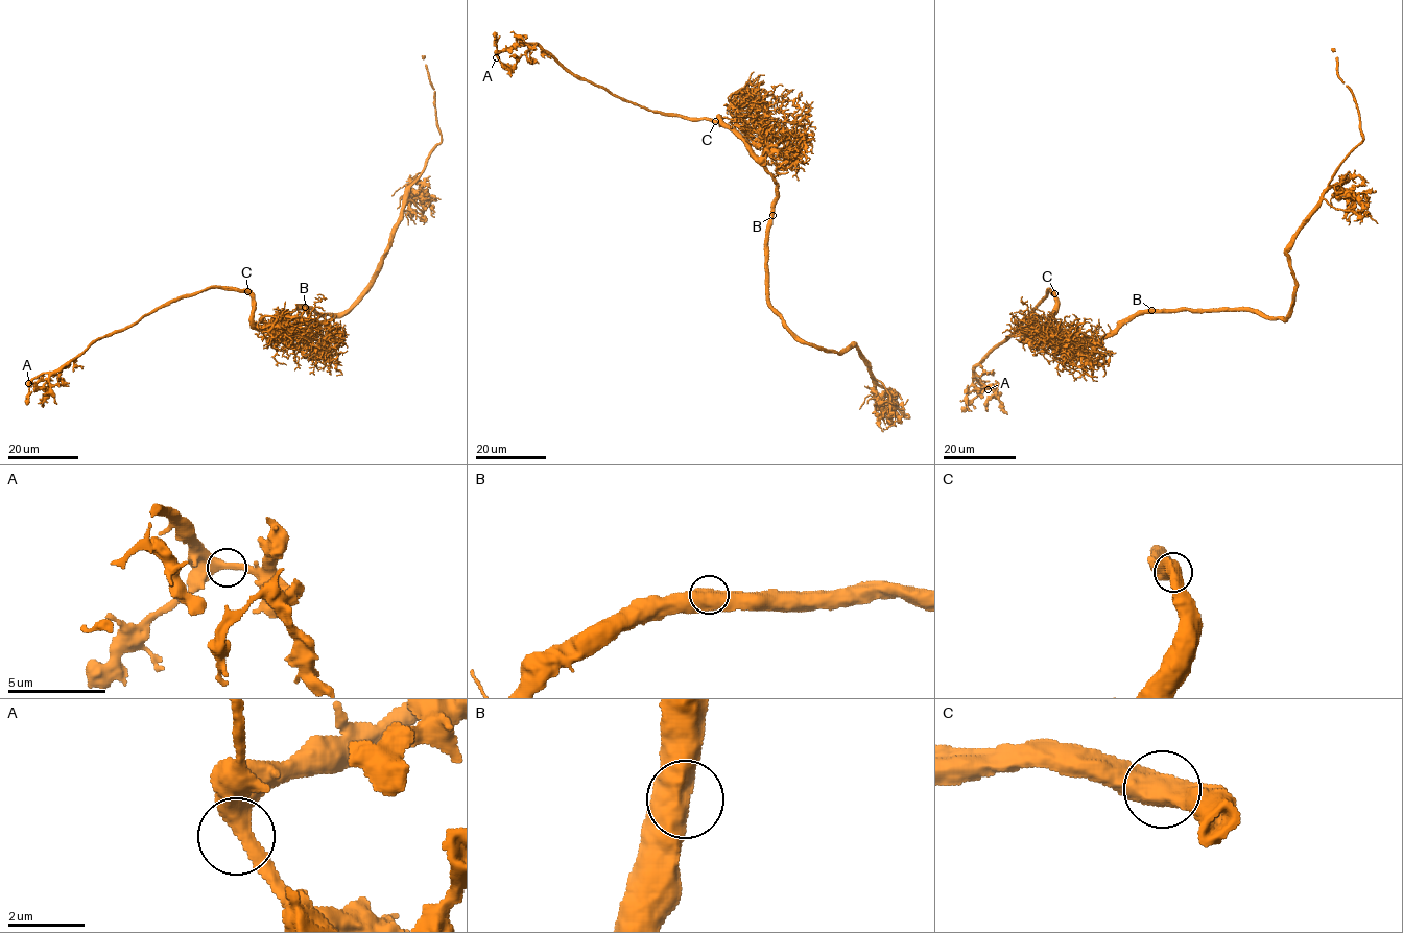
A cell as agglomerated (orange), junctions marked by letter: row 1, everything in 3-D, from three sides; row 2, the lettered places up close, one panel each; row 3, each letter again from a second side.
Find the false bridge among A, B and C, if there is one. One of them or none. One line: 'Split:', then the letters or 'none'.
Split: none

